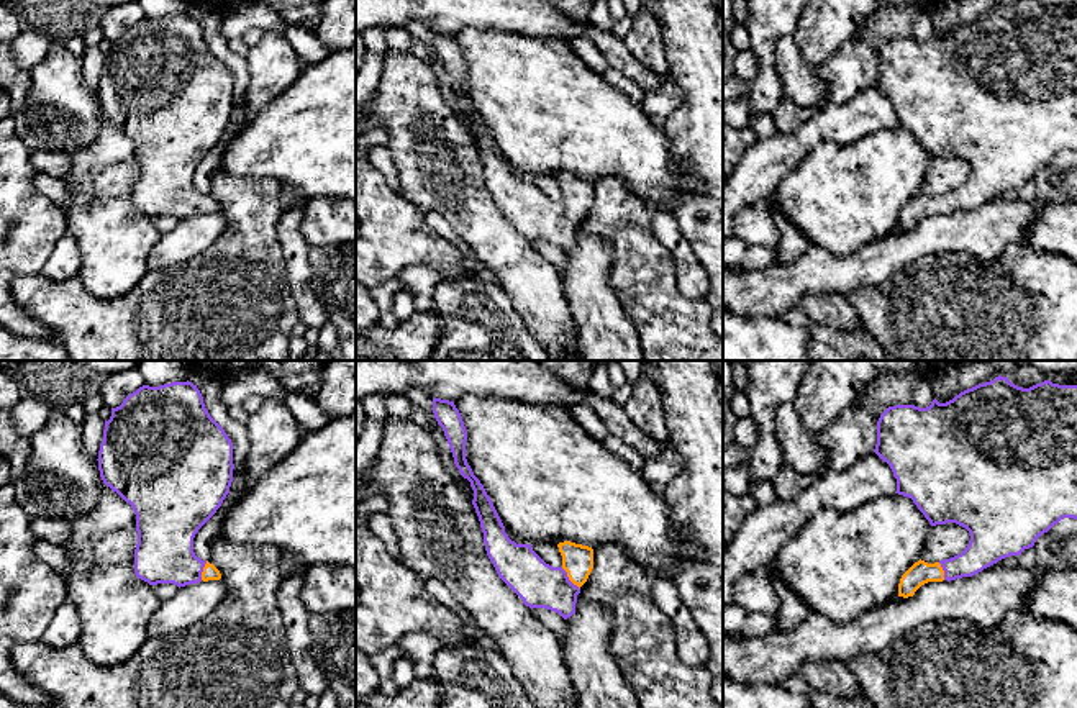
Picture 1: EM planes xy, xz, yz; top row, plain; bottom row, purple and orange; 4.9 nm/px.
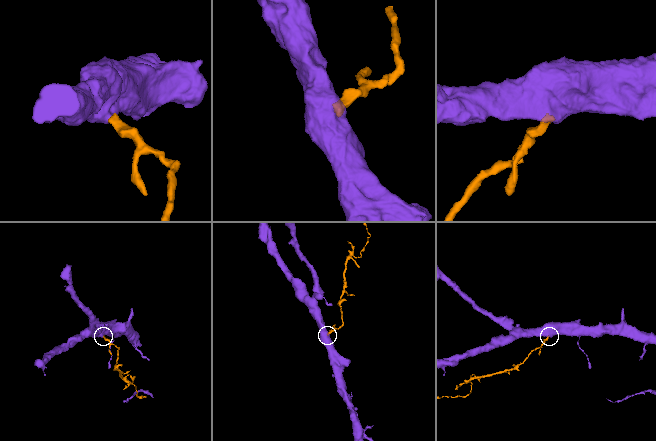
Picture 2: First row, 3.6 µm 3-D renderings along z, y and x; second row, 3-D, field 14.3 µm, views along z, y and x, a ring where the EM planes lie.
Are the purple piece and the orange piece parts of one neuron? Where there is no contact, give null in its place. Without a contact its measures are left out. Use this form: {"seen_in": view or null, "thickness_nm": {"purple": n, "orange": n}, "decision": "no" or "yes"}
{"seen_in": "xz", "thickness_nm": {"purple": 220, "orange": 160}, "decision": "yes"}

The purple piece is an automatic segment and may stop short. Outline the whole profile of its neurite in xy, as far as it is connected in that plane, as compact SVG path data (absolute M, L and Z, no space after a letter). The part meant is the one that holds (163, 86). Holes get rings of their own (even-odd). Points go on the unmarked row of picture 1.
M192 15L159 20L143 18L111 41L98 84L103 116L131 138L136 148L138 177L134 206L149 218L174 216L179 221L220 213L220 203L193 185L193 170L216 146L233 115L233 75L210 49L203 30Z

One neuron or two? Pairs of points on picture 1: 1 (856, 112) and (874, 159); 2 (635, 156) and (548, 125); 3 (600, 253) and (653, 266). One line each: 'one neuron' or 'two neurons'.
1: two neurons
2: one neuron
3: two neurons

